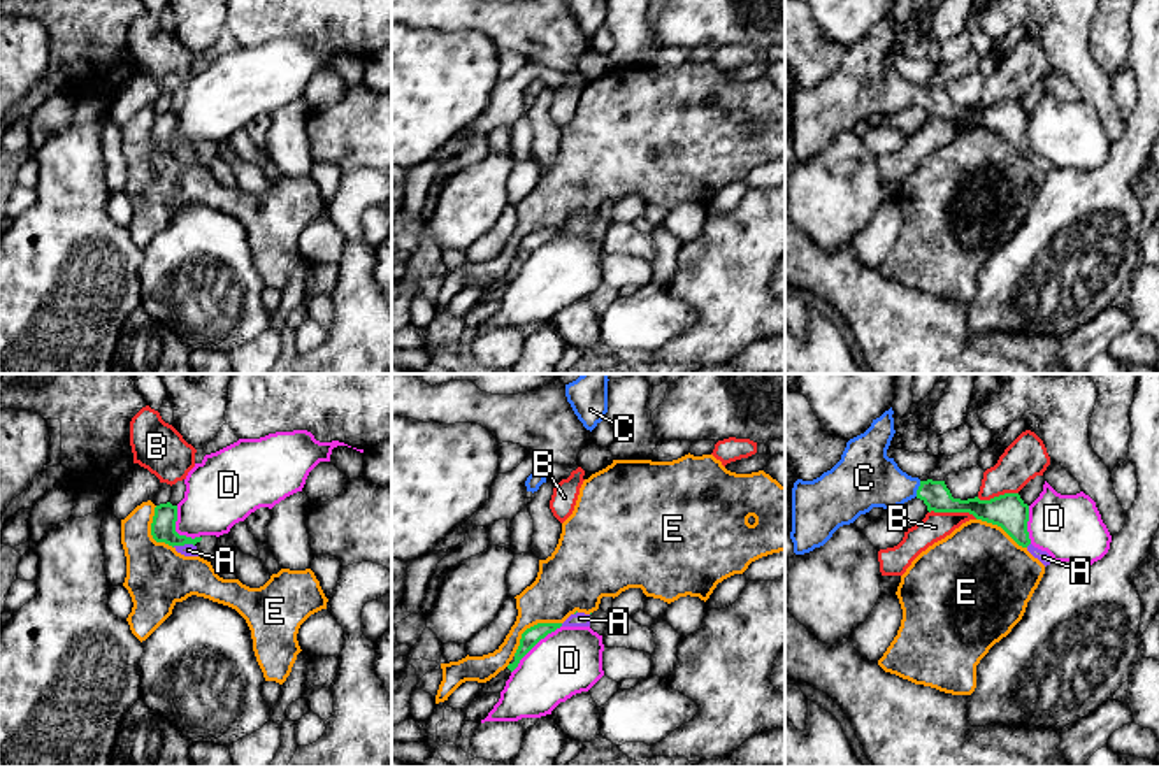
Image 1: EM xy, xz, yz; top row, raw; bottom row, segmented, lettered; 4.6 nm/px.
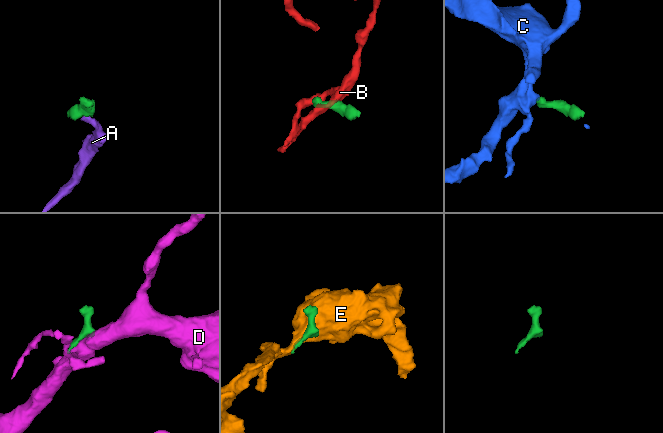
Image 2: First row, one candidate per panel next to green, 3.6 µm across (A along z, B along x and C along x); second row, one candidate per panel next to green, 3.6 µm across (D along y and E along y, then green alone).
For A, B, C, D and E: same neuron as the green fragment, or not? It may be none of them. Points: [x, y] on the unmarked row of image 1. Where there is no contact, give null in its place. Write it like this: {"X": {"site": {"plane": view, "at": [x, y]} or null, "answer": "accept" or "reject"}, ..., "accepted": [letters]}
{"A": {"site": {"plane": "xy", "at": [183, 151]}, "answer": "accept"}, "B": {"site": {"plane": "yz", "at": [954, 118]}, "answer": "reject"}, "C": {"site": {"plane": "yz", "at": [919, 95]}, "answer": "accept"}, "D": {"site": {"plane": "xz", "at": [534, 251]}, "answer": "reject"}, "E": {"site": {"plane": "xz", "at": [531, 234]}, "answer": "reject"}, "accepted": ["A", "C"]}

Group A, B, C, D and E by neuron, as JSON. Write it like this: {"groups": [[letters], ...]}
{"groups": [["A", "C"], ["B"], ["D"], ["E"]]}

